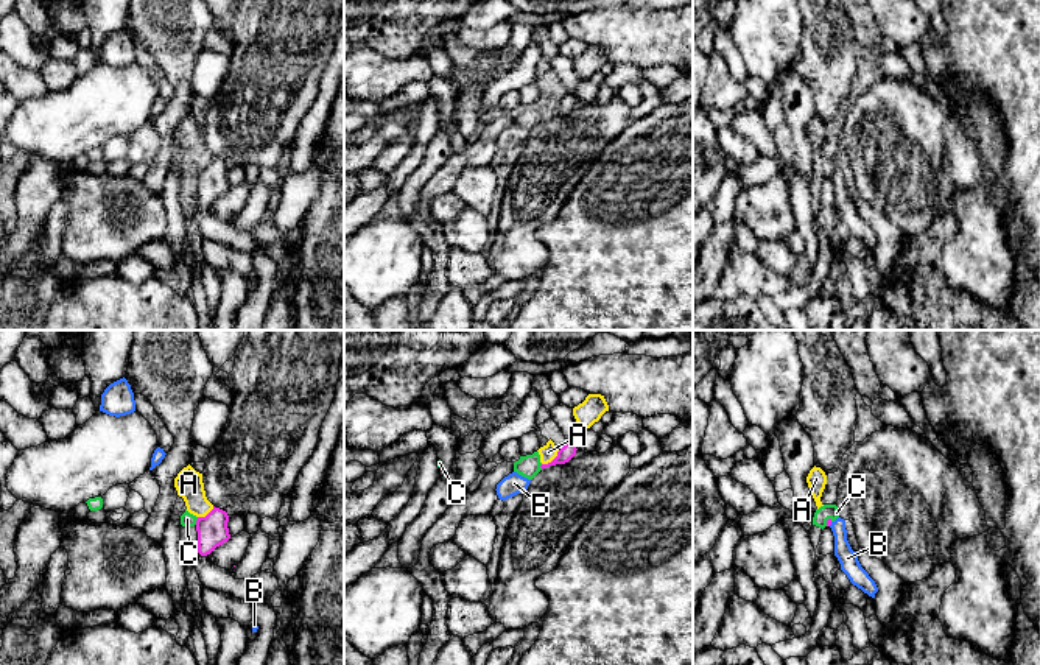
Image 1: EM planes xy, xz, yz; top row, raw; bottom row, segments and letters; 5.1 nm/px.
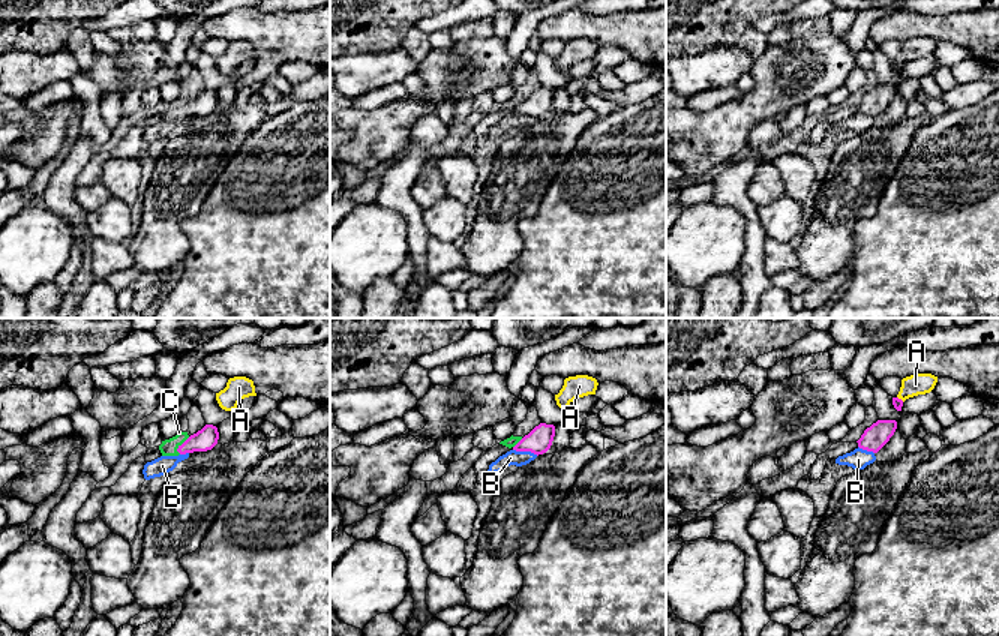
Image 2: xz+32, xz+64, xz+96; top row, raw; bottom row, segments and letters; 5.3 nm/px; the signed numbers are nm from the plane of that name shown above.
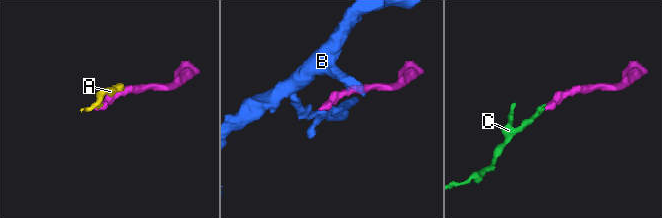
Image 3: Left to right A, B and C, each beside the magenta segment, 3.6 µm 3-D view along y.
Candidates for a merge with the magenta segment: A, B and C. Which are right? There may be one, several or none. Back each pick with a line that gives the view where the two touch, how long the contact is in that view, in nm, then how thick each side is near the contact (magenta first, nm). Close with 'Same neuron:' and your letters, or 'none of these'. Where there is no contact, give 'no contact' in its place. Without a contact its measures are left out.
C: contact in xy; length 40 nm; calibres 160 and 70 nm
Same neuron: C

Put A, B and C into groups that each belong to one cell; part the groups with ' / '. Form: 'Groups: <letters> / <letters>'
Groups: A / B / C

